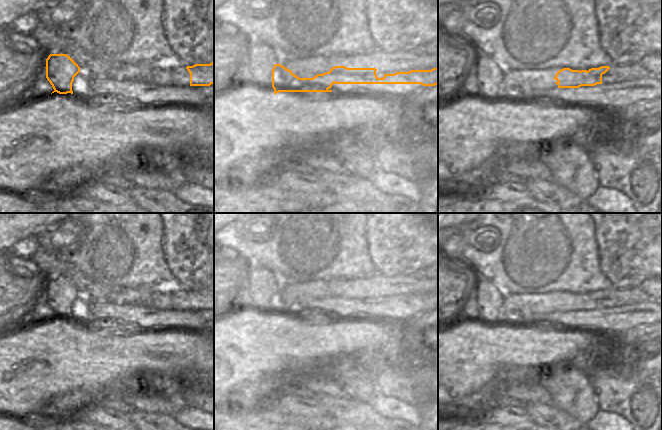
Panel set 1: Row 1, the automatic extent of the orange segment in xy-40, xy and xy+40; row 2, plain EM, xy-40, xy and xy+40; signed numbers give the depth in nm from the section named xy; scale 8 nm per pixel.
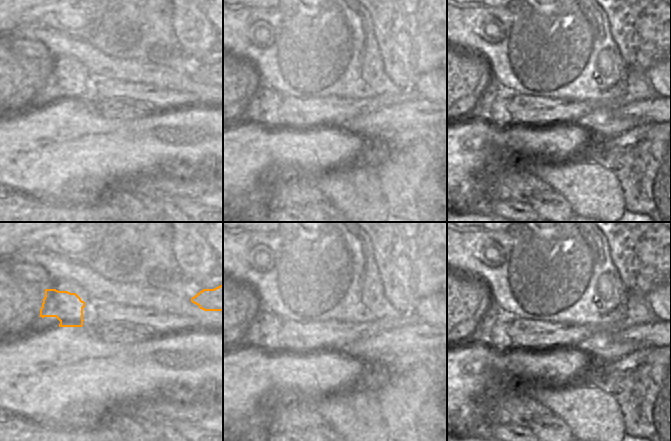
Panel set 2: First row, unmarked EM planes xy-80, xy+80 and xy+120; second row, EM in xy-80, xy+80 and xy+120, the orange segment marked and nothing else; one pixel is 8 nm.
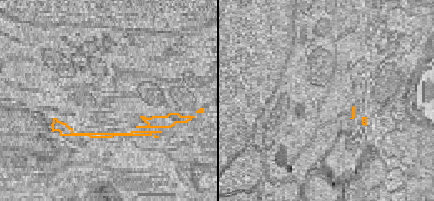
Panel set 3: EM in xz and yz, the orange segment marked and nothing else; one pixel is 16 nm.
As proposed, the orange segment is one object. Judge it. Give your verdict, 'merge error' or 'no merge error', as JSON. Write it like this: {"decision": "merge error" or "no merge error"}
{"decision": "no merge error"}

